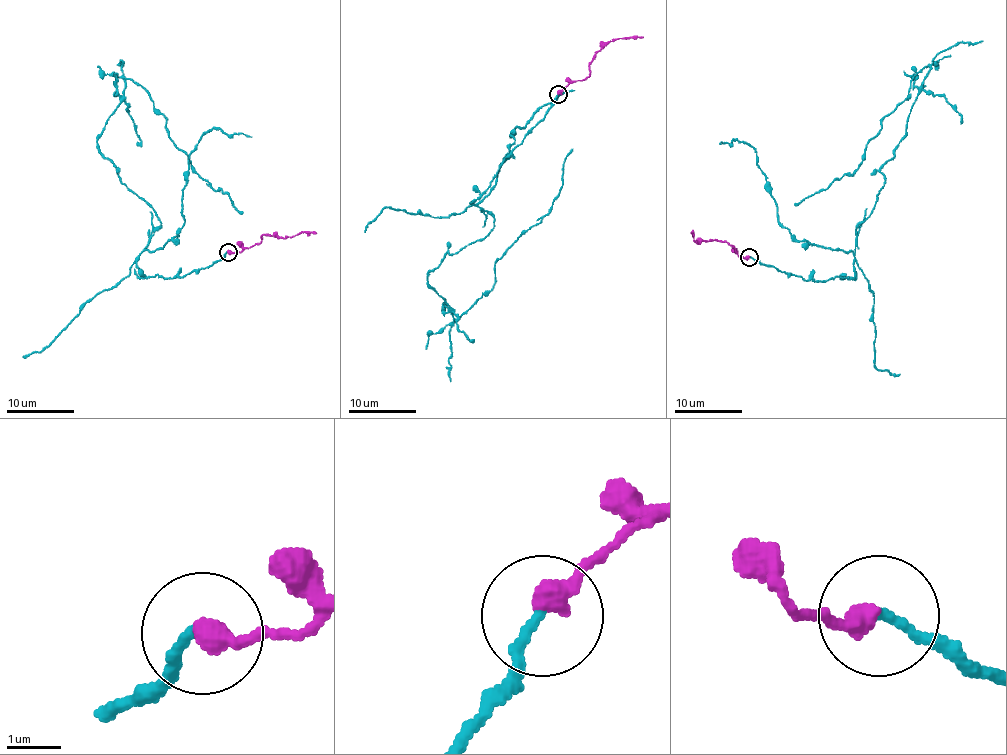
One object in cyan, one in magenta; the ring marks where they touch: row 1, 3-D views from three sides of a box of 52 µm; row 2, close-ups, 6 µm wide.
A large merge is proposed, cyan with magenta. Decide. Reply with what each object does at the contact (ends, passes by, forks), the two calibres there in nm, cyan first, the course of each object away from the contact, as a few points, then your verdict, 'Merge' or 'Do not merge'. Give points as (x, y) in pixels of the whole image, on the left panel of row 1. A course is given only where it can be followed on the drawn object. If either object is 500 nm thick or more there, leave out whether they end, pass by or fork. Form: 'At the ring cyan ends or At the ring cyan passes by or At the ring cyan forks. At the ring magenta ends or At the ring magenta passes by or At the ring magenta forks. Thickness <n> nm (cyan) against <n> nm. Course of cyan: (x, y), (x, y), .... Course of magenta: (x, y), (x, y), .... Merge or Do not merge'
At the ring cyan ends. At the ring magenta ends. Thickness 180 nm (cyan) against 420 nm. Course of cyan: (228, 252), (143, 276), (136, 258), (161, 221), (97, 143), (124, 81), (242, 213). Course of magenta: (228, 252), (242, 251), (261, 241), (265, 233), (284, 236), (317, 233). Do not merge

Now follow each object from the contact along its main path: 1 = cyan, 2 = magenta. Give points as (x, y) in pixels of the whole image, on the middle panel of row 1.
1: (558, 95), (471, 203), (494, 226), (427, 276), (452, 322), (546, 215), (572, 149)
2: (558, 93), (589, 75), (592, 58), (611, 40), (643, 38)

